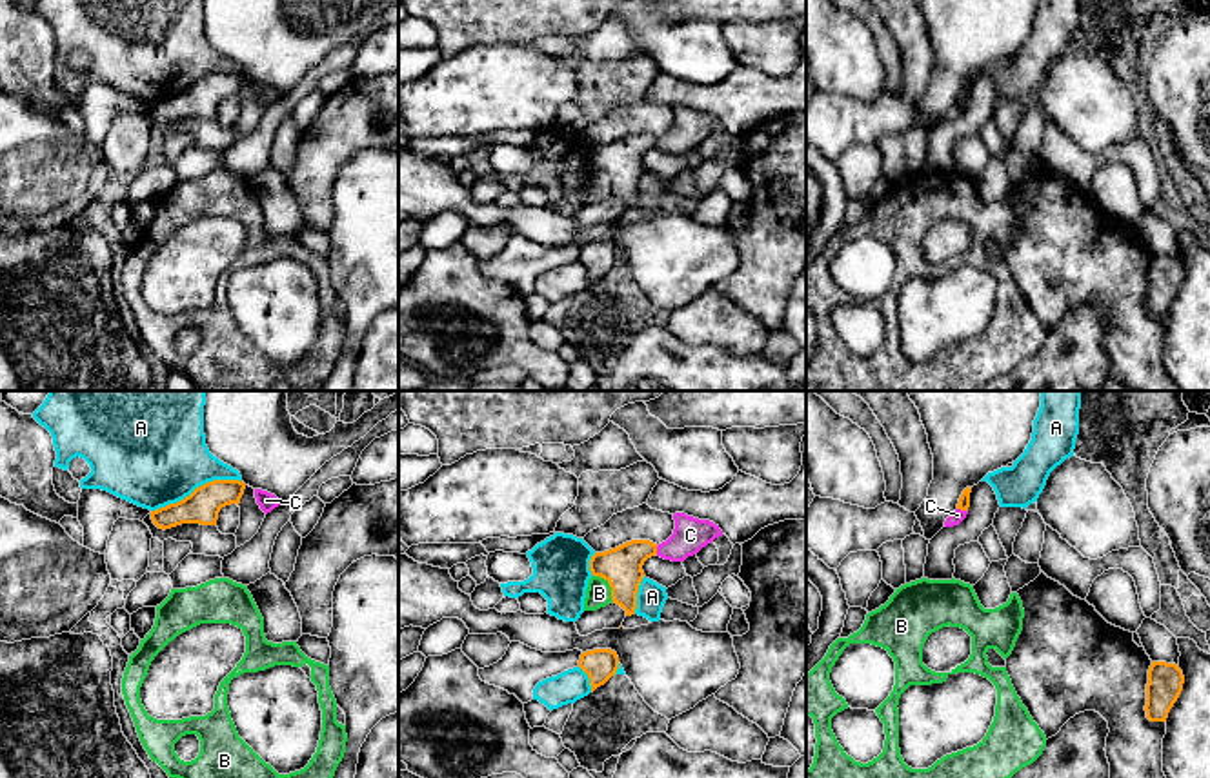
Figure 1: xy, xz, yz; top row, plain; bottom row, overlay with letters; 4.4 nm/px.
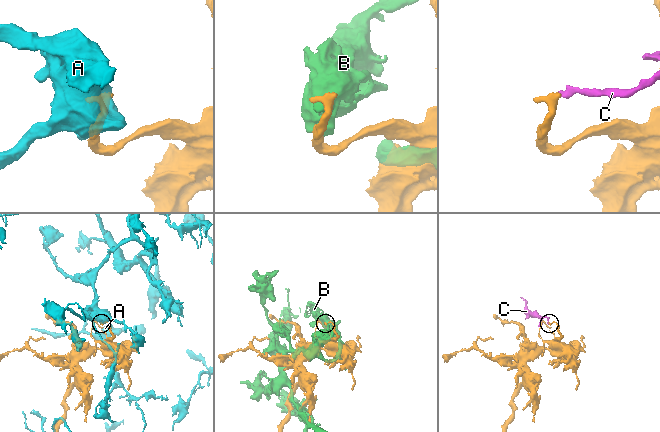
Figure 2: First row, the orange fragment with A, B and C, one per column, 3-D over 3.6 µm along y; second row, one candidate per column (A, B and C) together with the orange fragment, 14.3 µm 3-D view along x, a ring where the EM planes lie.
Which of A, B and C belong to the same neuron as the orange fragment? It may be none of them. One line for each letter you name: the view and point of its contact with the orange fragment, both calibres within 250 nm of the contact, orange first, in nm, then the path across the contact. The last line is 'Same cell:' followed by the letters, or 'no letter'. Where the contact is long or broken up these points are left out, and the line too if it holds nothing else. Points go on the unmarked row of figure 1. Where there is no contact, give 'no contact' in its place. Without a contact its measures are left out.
Same cell: no letter

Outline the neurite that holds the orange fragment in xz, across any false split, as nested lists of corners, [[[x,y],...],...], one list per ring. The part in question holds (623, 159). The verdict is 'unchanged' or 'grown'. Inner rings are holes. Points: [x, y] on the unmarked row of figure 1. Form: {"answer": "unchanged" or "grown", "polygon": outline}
{"answer": "unchanged", "polygon": [[[631,133],[615,142],[595,145],[590,153],[593,169],[604,171],[611,180],[613,196],[635,207],[637,185],[644,171],[642,158],[657,147],[657,136],[650,133]]]}

